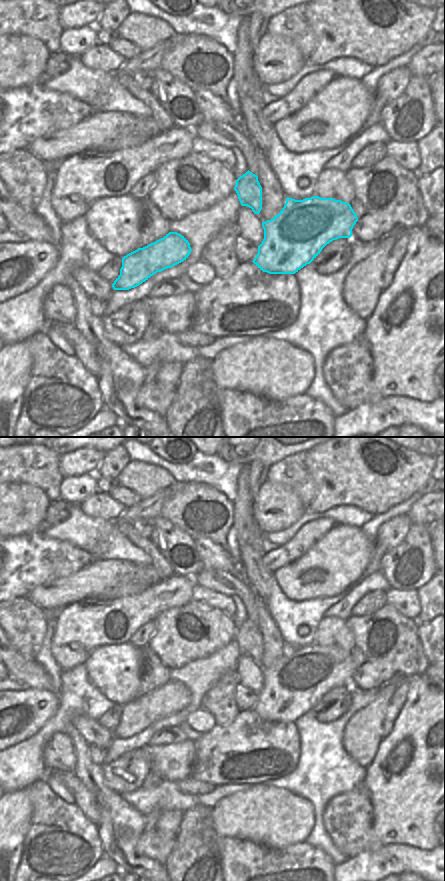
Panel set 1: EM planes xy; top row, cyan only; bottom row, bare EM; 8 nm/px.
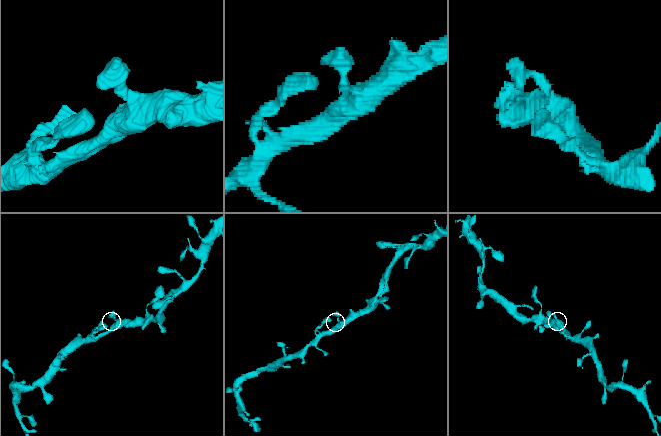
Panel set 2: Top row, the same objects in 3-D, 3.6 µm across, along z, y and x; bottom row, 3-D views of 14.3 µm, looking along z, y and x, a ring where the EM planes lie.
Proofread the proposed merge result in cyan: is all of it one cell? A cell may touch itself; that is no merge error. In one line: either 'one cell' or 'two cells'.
one cell

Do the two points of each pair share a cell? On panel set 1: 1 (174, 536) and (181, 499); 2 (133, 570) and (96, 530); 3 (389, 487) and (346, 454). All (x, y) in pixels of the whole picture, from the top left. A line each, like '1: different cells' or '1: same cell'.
1: different cells
2: different cells
3: same cell

